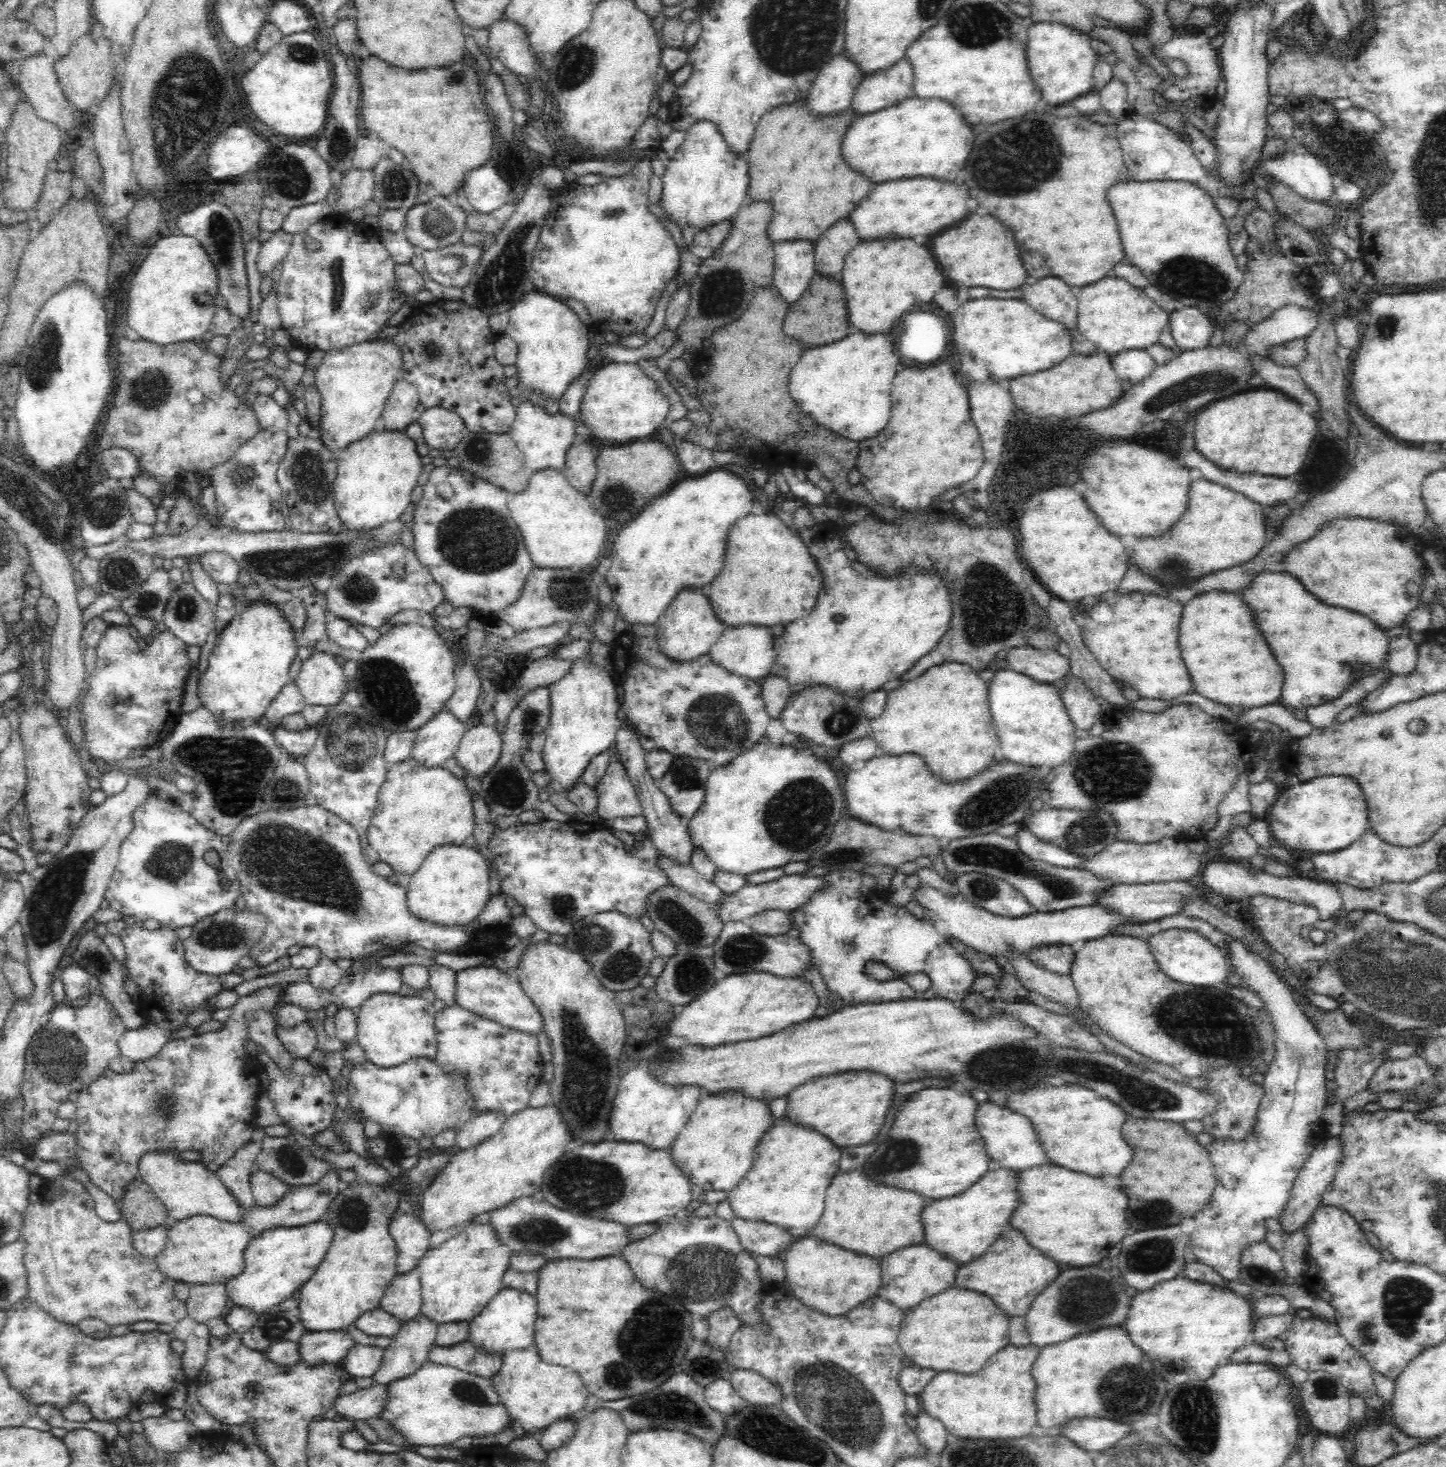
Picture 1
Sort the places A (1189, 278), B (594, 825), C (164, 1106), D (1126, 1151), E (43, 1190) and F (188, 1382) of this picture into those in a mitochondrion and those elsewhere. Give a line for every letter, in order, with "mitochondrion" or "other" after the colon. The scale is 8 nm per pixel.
A: mitochondrion
B: other
C: mitochondrion
D: other
E: other
F: other

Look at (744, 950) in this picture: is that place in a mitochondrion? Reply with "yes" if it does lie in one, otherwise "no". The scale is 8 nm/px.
yes

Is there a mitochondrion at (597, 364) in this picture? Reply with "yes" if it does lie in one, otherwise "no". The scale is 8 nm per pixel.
no

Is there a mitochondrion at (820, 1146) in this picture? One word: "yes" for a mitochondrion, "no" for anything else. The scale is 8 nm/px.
no

